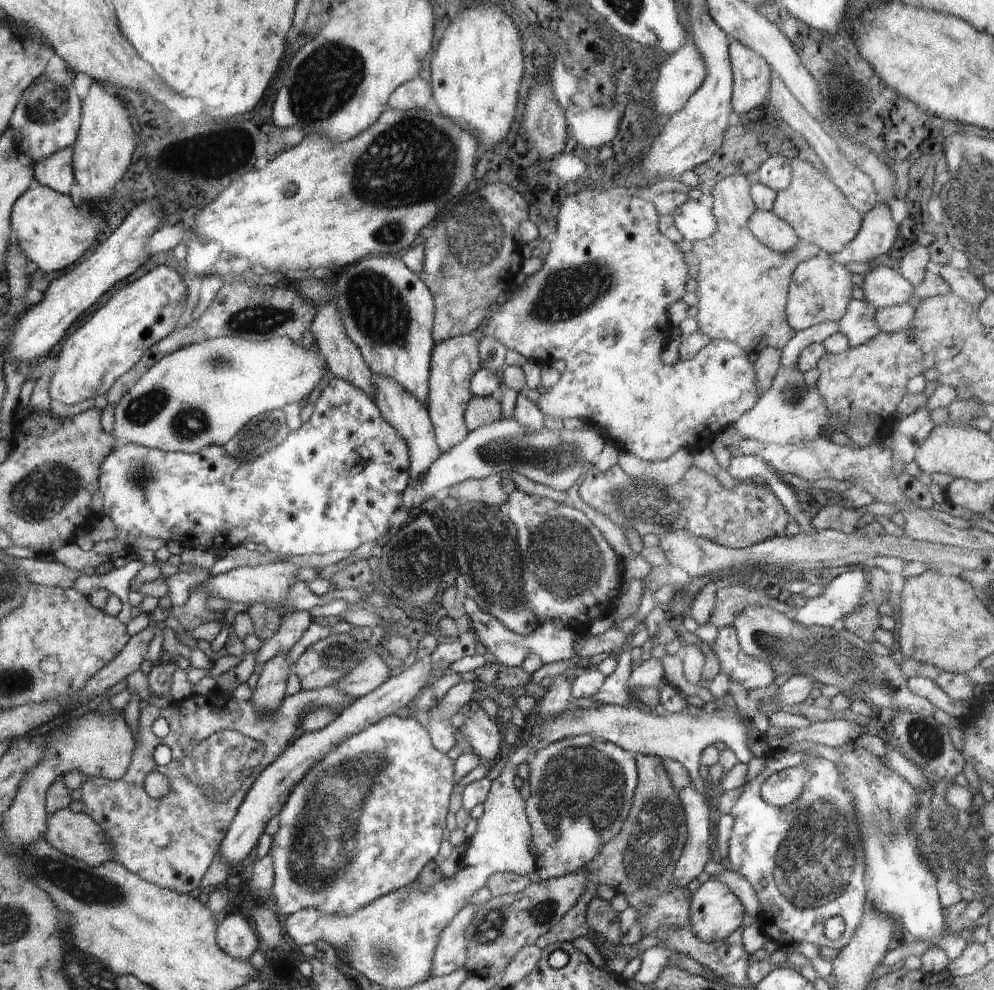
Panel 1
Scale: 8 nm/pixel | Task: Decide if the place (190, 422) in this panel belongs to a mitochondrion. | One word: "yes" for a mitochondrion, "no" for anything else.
yes

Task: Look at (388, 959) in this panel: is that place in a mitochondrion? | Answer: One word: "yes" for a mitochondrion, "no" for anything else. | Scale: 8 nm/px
yes

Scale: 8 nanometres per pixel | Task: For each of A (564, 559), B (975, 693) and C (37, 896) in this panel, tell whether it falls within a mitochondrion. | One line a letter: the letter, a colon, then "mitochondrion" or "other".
A: mitochondrion
B: other
C: mitochondrion

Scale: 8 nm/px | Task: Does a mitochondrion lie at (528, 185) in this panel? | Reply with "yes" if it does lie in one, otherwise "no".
no

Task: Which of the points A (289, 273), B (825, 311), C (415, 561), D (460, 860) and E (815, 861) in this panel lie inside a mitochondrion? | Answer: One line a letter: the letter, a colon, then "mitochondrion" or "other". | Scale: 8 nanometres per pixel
A: other
B: other
C: mitochondrion
D: other
E: mitochondrion

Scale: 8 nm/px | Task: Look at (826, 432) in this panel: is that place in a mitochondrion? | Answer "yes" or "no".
no

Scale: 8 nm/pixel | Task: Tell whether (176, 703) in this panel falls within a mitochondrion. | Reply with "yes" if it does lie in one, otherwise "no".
no

